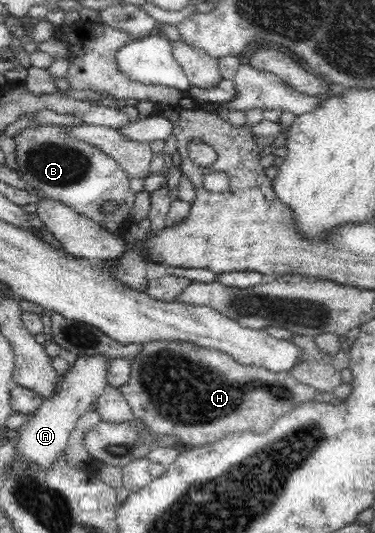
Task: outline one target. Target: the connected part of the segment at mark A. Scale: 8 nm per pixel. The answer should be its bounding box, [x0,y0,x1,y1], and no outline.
[16,357,109,466]

